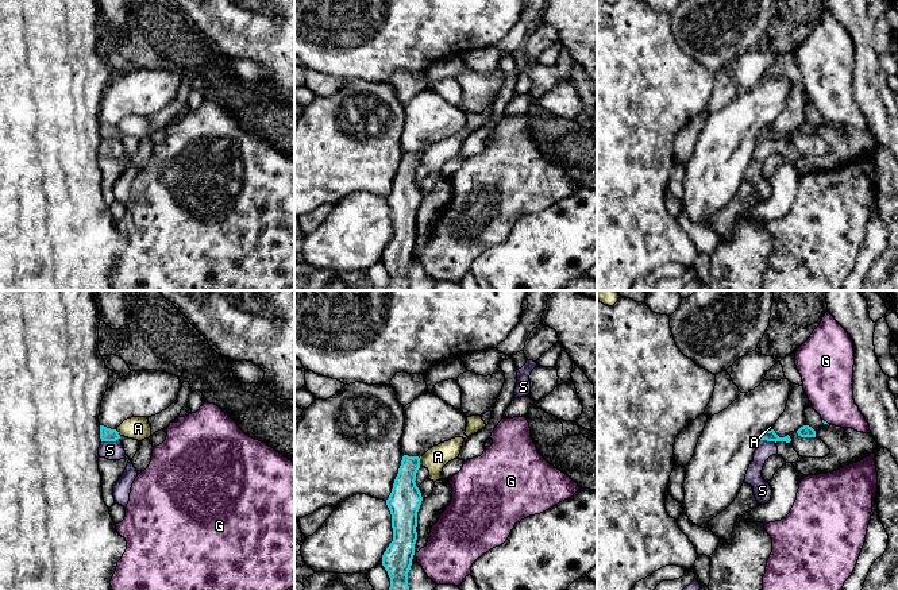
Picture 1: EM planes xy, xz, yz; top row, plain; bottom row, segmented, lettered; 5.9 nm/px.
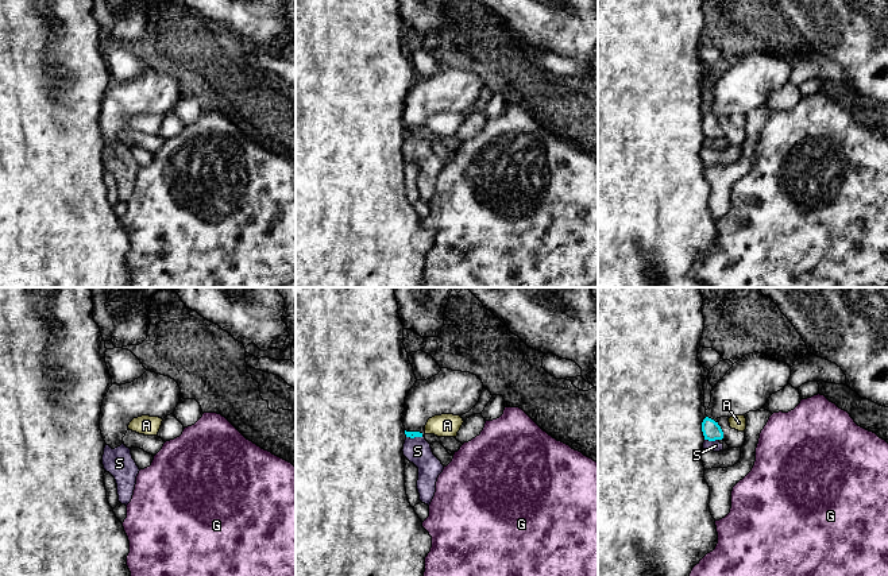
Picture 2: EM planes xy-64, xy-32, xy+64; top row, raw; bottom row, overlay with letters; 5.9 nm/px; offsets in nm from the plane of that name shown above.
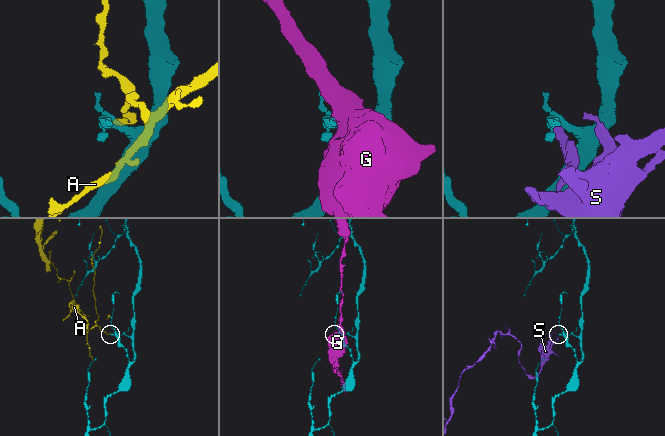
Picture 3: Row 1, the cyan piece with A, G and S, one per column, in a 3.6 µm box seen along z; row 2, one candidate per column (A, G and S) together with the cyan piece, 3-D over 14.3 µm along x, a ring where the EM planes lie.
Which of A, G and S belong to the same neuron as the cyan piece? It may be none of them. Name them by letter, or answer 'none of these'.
none of these

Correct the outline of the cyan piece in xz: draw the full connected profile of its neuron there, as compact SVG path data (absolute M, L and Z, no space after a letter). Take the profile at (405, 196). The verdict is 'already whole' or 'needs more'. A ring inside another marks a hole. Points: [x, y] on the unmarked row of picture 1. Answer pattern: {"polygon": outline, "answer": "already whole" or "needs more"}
{"polygon": "M404 153L386 203L392 212L393 239L382 252L382 263L390 275L388 290L409 290L408 270L417 238L417 209L423 194L416 184L419 154Z", "answer": "already whole"}

